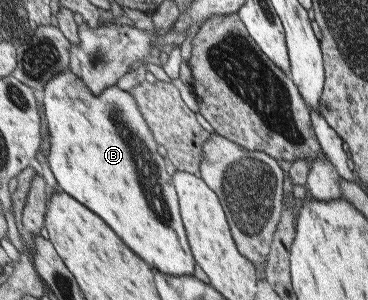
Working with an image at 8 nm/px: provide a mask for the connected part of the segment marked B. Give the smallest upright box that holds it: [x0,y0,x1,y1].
[43,71,194,275]

